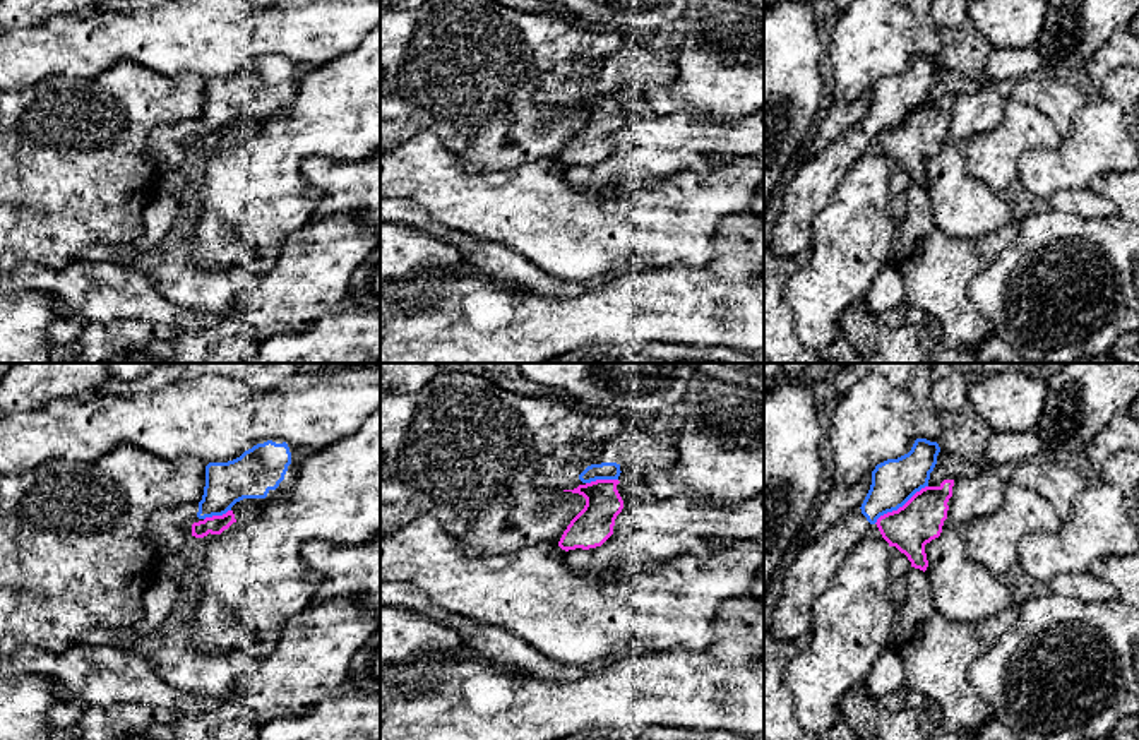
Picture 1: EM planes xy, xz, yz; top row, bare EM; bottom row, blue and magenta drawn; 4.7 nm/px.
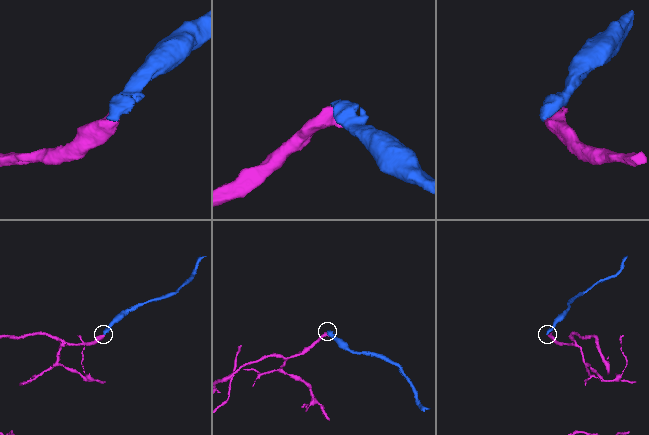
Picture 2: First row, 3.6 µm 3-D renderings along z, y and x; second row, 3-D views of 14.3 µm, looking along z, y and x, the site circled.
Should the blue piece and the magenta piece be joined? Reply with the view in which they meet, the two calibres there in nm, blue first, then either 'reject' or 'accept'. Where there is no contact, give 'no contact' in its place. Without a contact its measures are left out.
contact in yz; calibres 220 and 220 nm; reject

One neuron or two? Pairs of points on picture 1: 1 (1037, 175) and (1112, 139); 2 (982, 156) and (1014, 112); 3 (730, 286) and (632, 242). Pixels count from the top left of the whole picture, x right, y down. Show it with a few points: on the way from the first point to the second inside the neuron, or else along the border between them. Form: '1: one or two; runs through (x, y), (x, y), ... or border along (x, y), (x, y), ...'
1: one; runs through (1055, 170), (1071, 167), (1093, 148)
2: one; runs through (992, 146), (1014, 122)
3: two; border along (716, 245), (703, 266), (670, 264), (653, 269)

